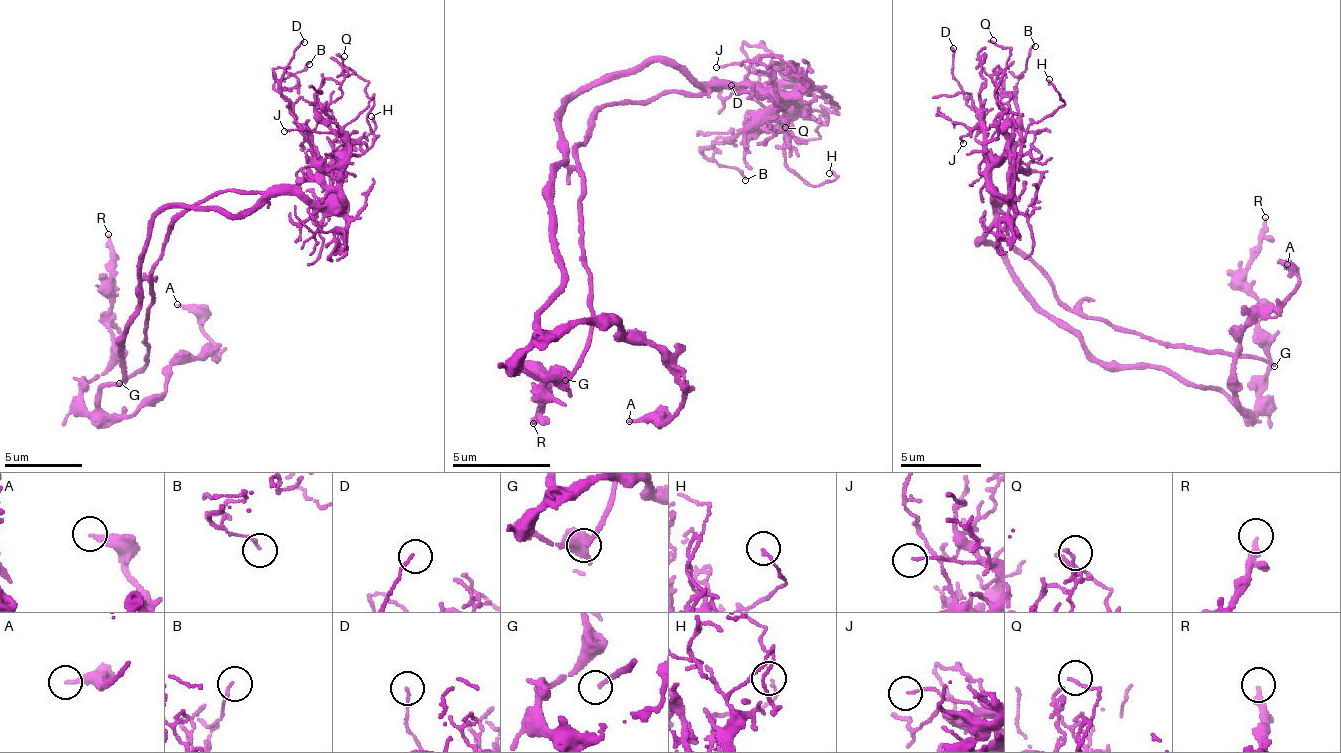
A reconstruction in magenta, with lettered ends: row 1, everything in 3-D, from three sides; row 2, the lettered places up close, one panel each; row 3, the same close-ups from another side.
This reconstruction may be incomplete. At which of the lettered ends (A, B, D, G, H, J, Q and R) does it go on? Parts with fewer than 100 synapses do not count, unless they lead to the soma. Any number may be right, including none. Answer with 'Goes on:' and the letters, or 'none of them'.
Goes on: G

